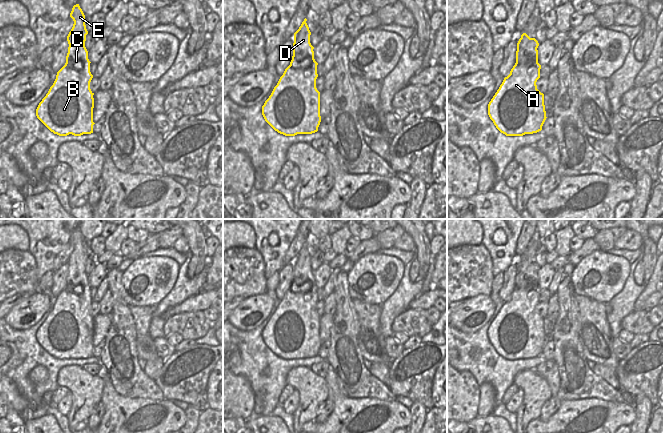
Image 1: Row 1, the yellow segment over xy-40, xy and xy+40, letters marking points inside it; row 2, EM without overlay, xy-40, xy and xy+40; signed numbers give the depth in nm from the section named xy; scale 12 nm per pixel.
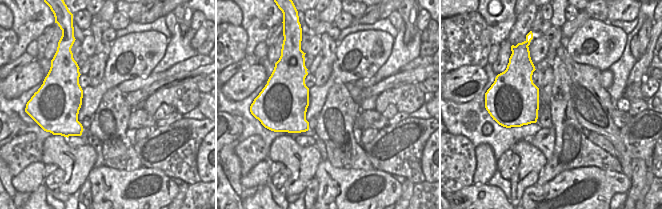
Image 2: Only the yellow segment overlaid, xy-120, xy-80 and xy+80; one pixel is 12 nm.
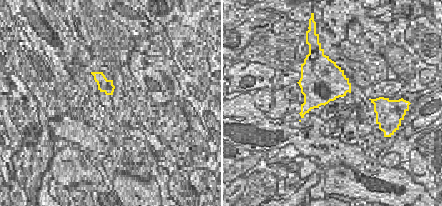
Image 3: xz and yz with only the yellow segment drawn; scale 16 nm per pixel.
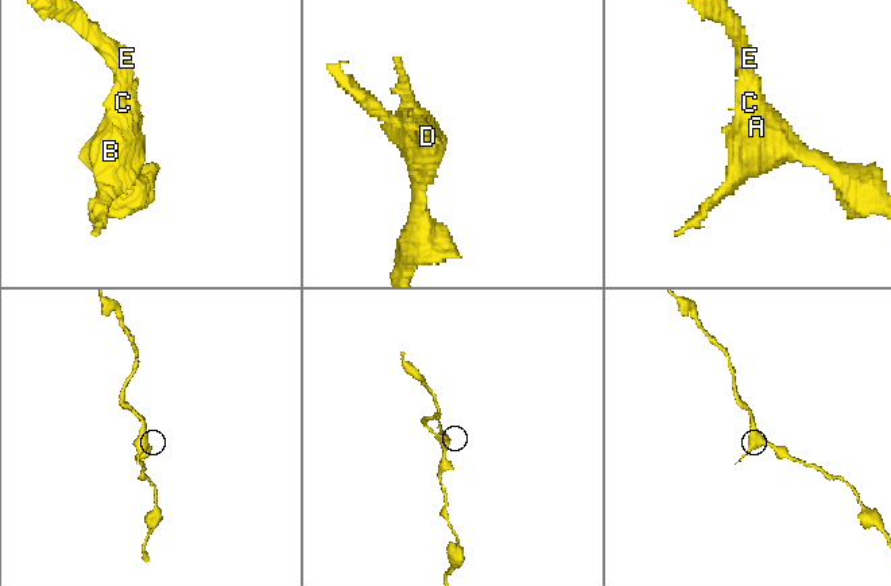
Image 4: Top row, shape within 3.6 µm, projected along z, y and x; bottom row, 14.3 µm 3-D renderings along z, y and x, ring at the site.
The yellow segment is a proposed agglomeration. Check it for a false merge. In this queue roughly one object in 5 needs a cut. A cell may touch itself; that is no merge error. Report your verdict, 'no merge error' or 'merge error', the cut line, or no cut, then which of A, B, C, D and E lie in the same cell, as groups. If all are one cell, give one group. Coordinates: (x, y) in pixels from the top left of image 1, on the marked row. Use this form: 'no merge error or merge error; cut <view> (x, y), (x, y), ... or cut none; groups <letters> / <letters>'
no merge error; cut none; groups A B C D E

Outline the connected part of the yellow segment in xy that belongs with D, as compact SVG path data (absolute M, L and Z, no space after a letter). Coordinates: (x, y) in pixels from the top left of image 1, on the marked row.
M305 18L294 33L293 56L271 95L262 106L265 121L278 133L285 136L312 134L318 131L321 122L320 92L316 88L317 65L314 47L310 43L311 32Z

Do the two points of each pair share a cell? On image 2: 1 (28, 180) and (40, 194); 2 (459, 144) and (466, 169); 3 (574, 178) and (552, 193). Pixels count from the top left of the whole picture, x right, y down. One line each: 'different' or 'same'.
1: different
2: same
3: same

